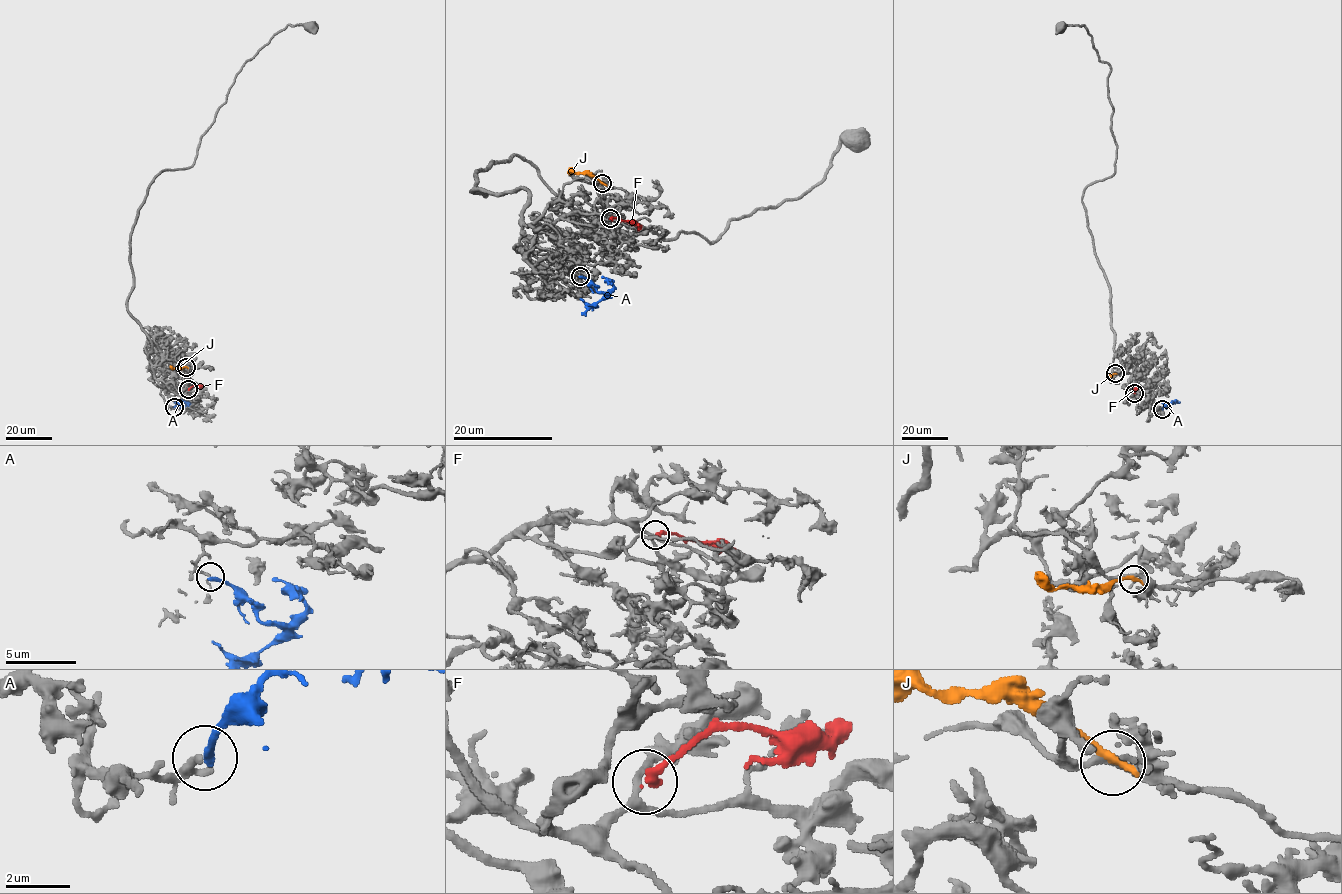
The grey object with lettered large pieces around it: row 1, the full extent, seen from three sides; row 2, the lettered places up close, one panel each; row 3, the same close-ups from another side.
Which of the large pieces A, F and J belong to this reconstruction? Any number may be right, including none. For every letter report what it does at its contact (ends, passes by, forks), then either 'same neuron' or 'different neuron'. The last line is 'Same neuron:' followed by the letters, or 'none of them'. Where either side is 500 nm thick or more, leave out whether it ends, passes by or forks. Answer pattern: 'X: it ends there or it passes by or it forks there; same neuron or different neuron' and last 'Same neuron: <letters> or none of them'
A: it ends there; same neuron
F: it ends there; different neuron
J: it ends there; different neuron
Same neuron: A

